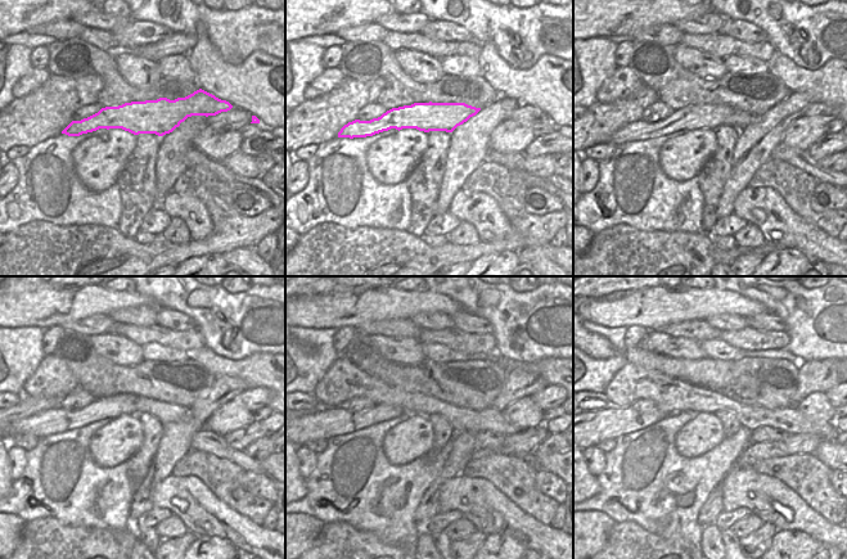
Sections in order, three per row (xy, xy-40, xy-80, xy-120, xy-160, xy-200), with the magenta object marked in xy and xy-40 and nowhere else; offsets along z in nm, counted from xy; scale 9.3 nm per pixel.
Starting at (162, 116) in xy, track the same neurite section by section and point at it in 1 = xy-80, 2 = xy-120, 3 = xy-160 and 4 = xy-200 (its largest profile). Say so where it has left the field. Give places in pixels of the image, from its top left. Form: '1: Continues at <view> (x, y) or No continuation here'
1: Continues at xy-80 (688, 118)
2: Continues at xy-120 (50, 422)
3: Continues at xy-160 (325, 424)
4: Continues at xy-200 (611, 423)

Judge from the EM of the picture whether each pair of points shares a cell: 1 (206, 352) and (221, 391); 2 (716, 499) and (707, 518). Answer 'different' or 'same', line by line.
1: different
2: same

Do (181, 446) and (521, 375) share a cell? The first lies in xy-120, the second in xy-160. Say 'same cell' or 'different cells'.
same cell

